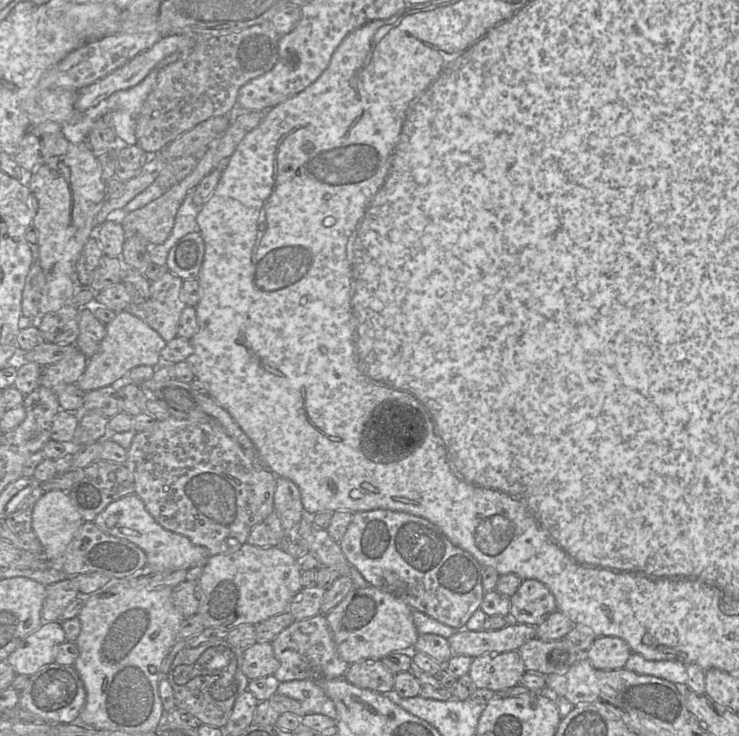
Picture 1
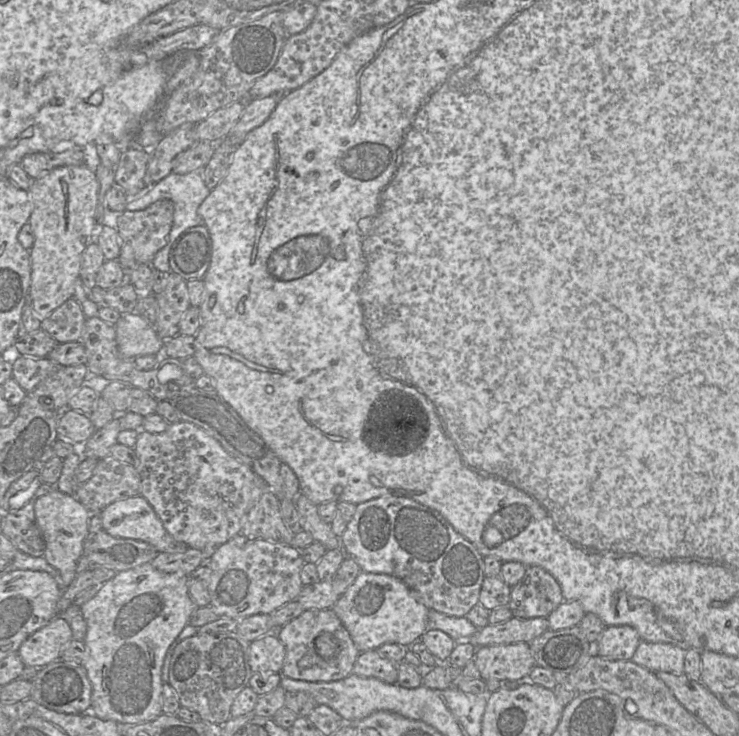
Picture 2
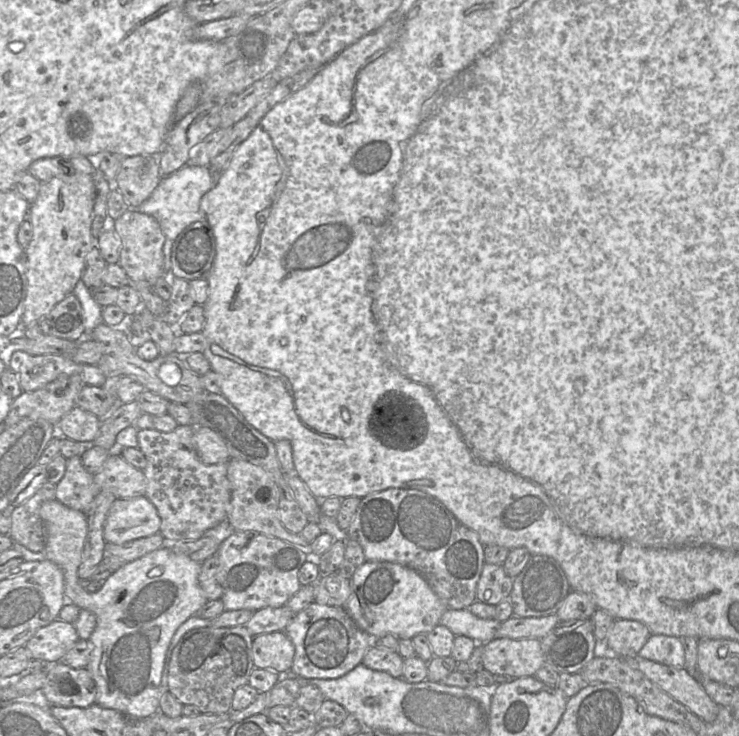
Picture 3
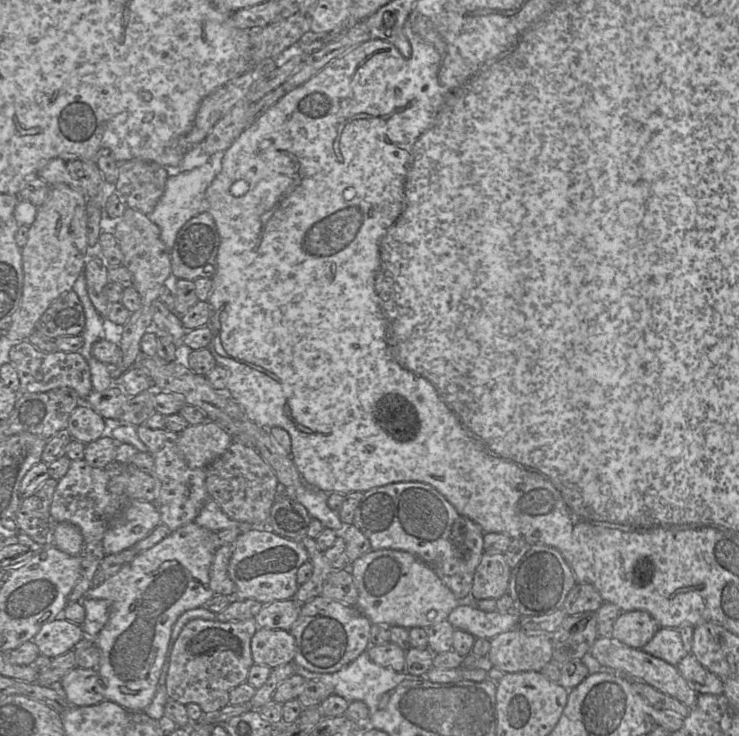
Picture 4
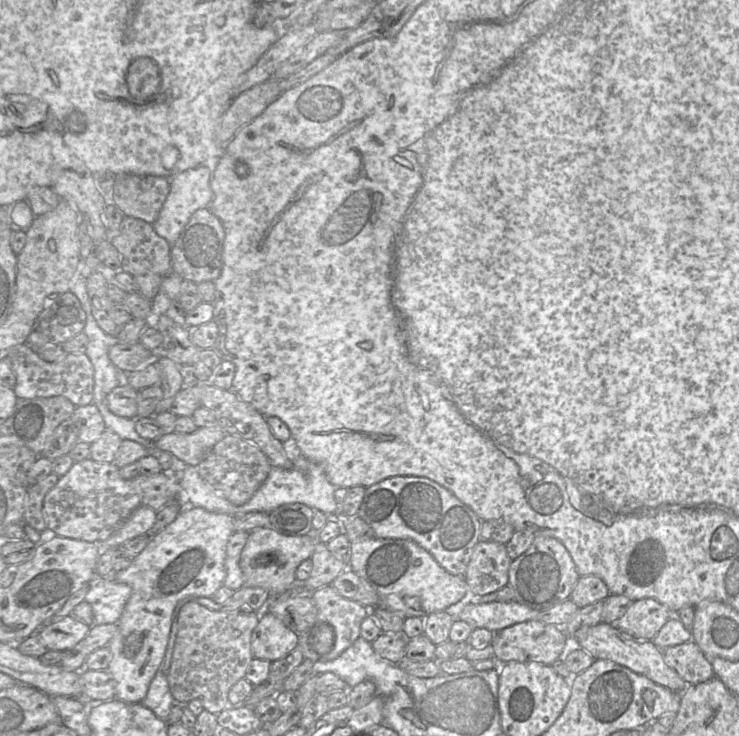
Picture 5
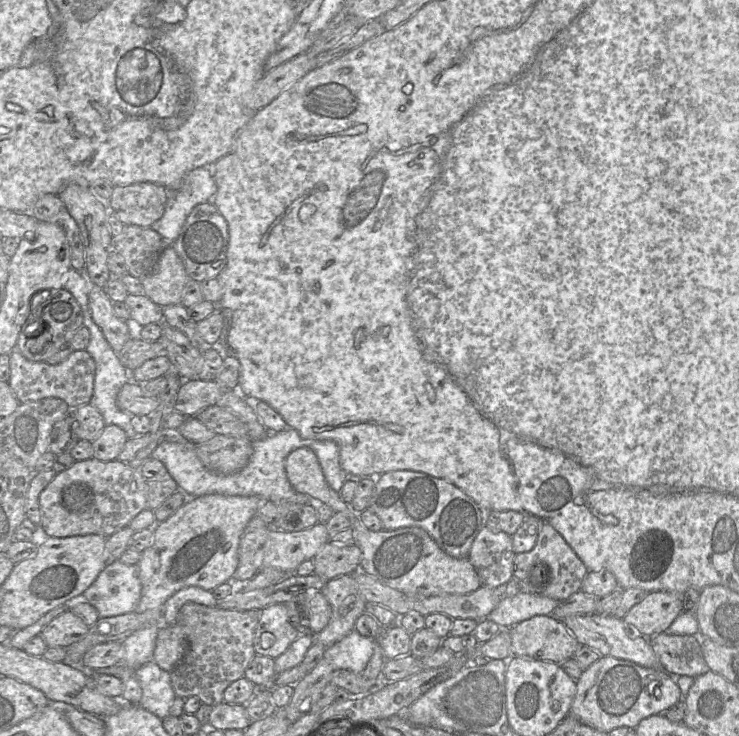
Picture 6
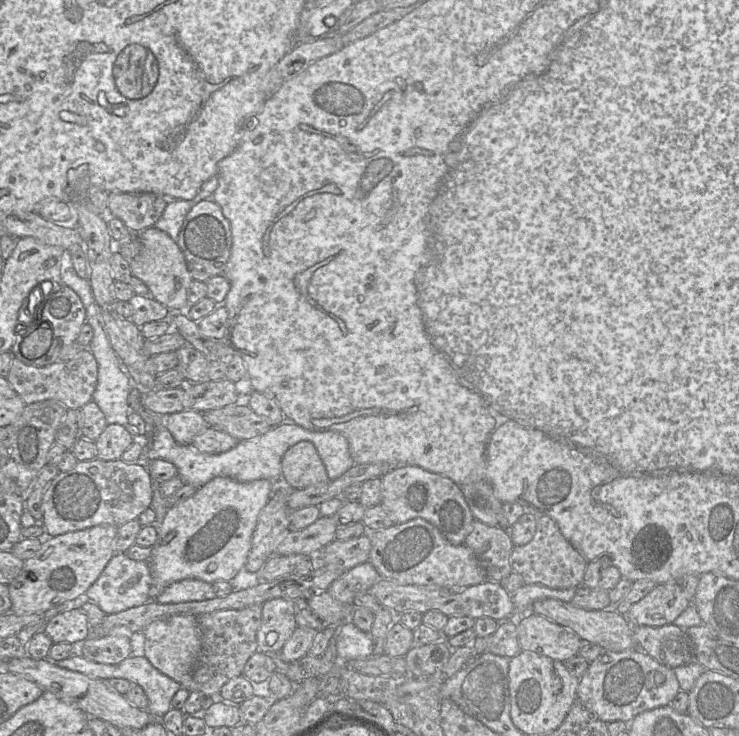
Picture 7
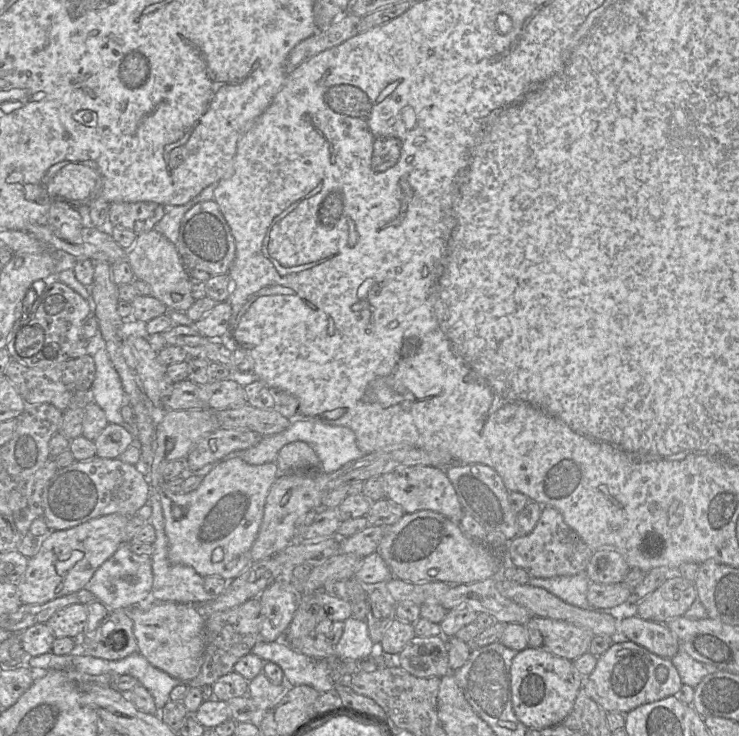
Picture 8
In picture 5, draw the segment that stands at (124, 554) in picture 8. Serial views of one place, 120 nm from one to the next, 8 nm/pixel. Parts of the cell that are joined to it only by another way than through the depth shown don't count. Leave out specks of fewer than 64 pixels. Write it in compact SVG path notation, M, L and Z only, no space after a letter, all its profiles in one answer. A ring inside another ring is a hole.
M113 575L95 578L85 596L93 610L94 625L117 623L131 592L129 585L117 582Z

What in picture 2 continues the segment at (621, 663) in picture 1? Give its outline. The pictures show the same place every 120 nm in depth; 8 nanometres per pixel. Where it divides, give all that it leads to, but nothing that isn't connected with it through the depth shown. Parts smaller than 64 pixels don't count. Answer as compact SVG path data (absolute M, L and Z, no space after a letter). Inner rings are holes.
M630 625L606 626L593 653L609 660L630 660L640 642L638 631Z

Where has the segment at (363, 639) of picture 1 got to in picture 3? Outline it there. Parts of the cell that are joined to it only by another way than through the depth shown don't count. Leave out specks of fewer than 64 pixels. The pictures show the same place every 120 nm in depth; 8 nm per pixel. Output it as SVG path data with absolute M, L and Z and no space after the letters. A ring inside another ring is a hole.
M365 561L354 572L351 578L351 594L344 608L357 626L372 638L393 634L399 639L412 639L421 633L427 635L440 624L440 618L447 610L444 602L416 571L393 562L375 561Z

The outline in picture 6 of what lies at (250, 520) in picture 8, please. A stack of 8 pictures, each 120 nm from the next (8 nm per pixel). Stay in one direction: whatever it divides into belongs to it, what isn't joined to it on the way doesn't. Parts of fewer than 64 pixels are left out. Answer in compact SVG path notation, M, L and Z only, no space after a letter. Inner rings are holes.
M208 494L189 497L173 515L154 526L152 542L137 564L142 585L138 613L163 606L177 591L198 586L212 591L232 580L238 567L240 539L264 500L258 496Z

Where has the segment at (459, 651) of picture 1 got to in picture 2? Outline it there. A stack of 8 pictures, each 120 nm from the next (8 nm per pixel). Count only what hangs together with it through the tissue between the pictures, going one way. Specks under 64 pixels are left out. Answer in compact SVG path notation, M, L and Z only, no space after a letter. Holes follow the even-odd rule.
M547 617L517 618L499 624L488 624L467 640L477 648L487 645L513 644L519 642L530 643L549 629Z

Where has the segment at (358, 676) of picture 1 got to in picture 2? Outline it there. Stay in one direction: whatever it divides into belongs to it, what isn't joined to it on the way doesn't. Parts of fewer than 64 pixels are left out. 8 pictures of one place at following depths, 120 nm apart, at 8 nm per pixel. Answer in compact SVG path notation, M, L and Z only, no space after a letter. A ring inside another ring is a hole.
M377 650L360 652L352 673L361 677L377 678L388 684L398 681L398 664L379 655Z

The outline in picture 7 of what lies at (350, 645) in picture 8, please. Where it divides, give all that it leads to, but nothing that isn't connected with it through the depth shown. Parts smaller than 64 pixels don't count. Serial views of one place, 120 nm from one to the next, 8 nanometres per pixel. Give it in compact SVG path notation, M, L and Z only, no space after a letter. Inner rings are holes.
M351 620L344 621L336 628L336 649L339 661L364 659L373 654L370 633L361 631Z

